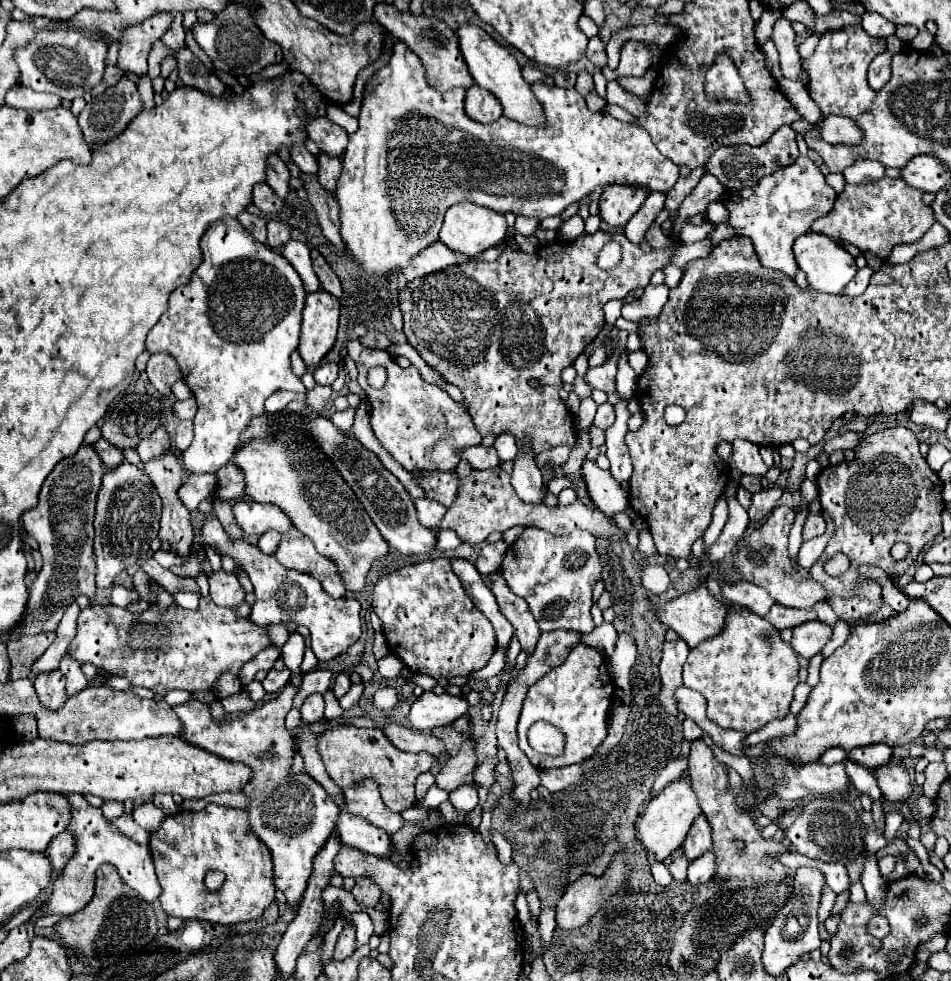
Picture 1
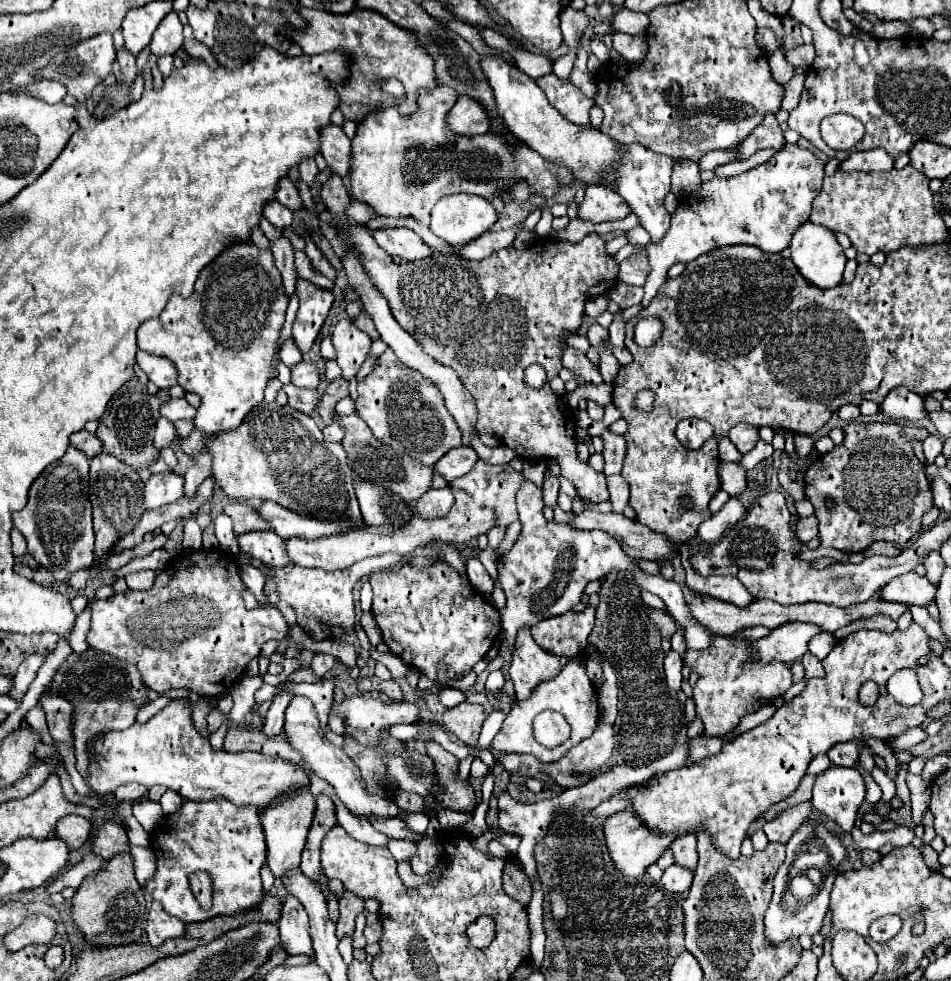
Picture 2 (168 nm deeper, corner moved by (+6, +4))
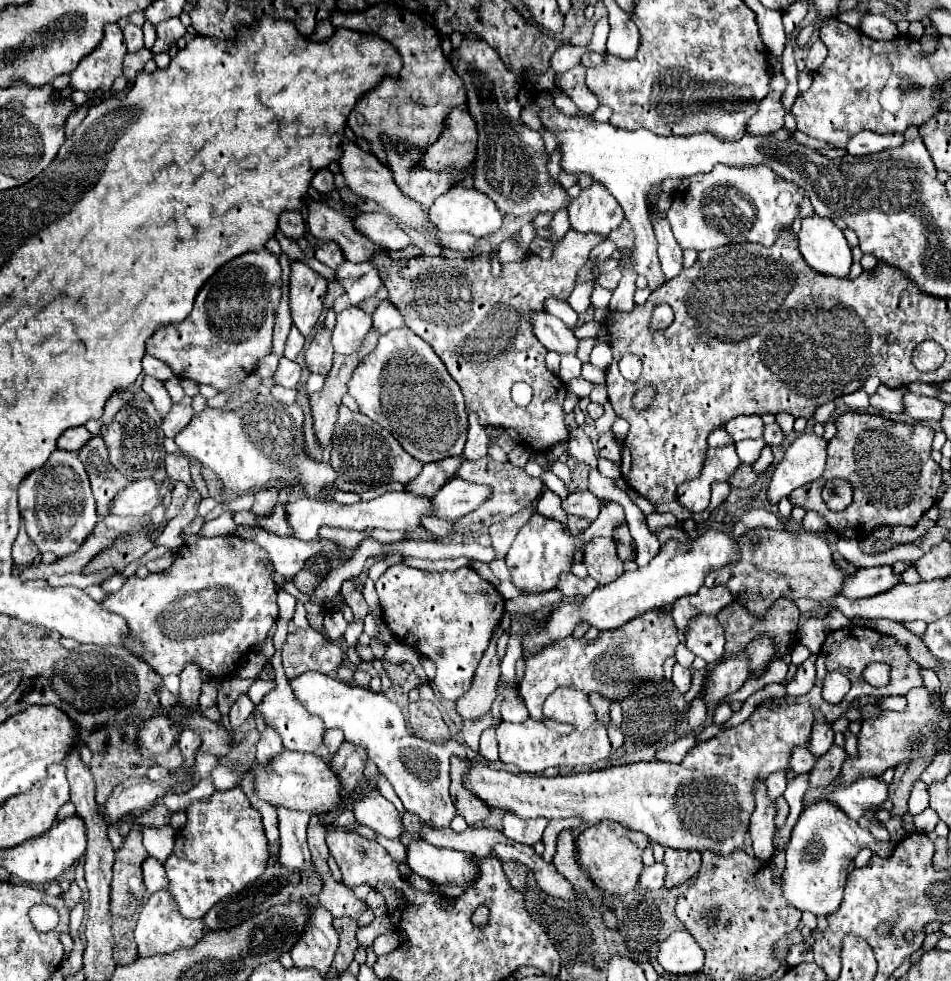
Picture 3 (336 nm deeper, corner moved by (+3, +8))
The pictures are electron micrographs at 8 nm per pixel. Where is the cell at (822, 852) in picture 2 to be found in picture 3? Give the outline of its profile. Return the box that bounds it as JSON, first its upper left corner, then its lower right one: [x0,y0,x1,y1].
[783,802,893,916]

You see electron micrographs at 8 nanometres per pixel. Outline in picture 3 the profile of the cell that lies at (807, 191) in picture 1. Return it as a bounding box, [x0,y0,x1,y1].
[650,166,813,252]

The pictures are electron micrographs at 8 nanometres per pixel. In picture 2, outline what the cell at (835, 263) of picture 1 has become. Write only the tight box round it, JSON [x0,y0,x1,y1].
[790,222,846,288]

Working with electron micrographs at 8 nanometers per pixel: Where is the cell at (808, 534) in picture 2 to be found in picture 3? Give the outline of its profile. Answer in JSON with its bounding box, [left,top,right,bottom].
[803,512,829,534]

